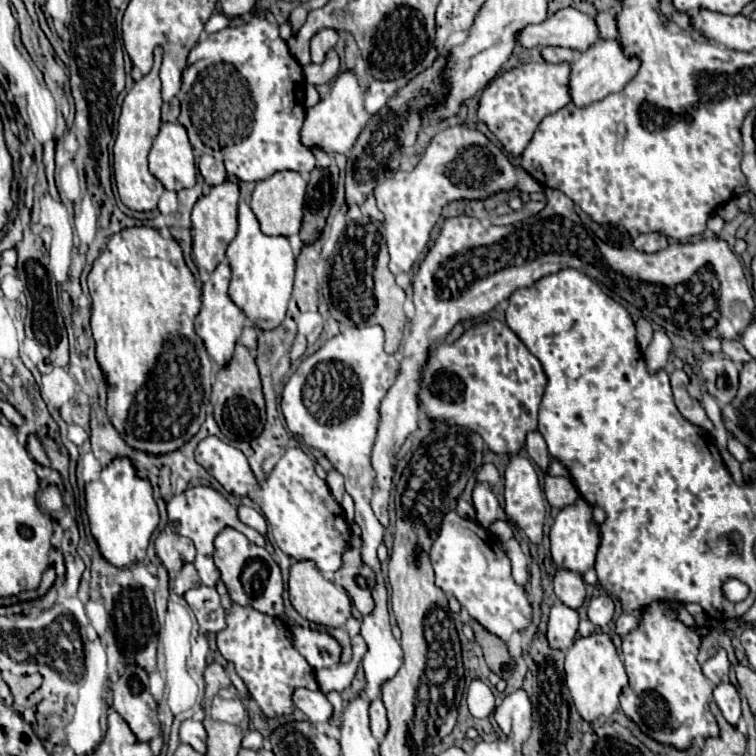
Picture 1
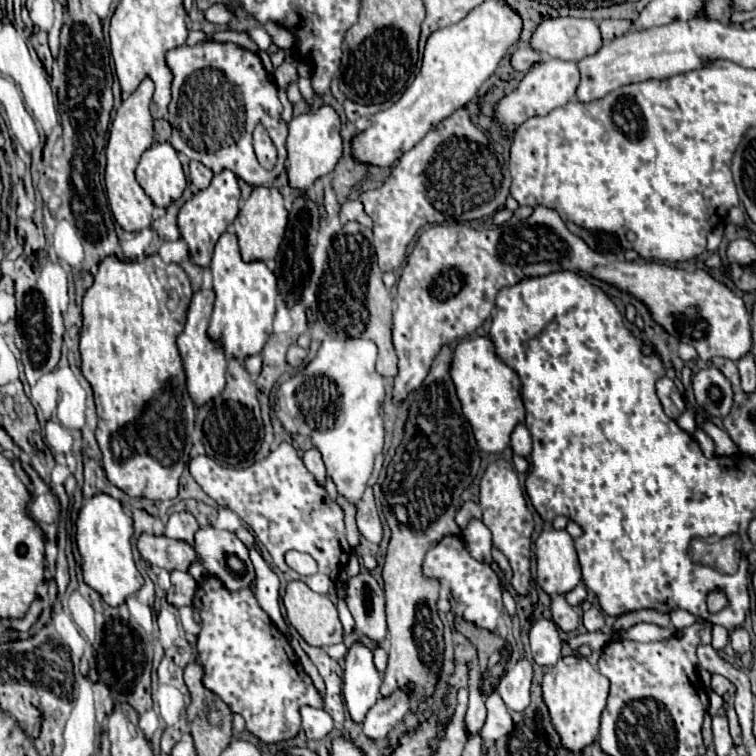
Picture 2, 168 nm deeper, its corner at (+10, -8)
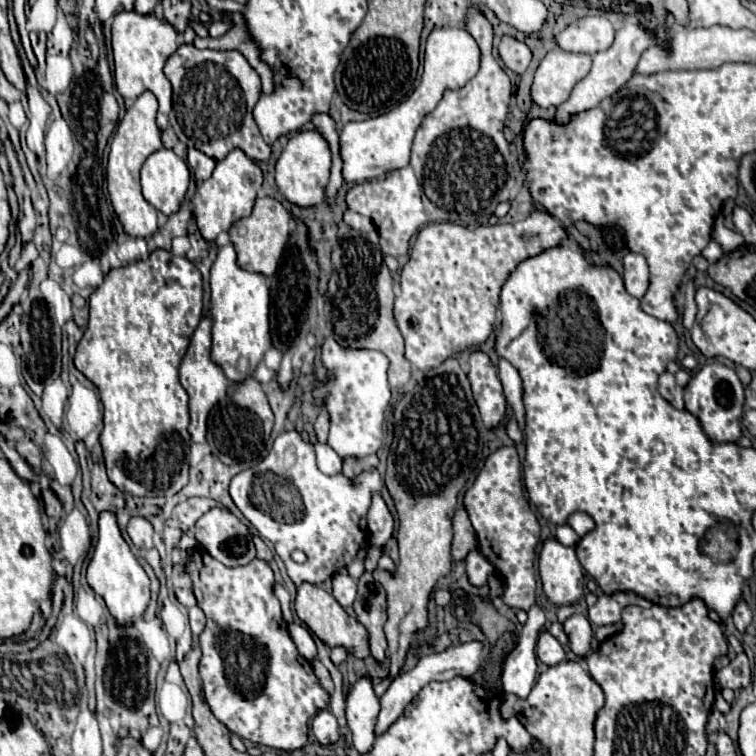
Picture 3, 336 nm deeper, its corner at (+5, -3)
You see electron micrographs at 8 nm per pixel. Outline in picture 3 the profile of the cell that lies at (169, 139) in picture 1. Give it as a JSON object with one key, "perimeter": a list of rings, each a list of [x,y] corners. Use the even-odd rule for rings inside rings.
{"perimeter":[[[157,149],[141,167],[143,197],[165,215],[179,209],[189,181],[189,169],[185,161],[173,153],[173,149]]]}

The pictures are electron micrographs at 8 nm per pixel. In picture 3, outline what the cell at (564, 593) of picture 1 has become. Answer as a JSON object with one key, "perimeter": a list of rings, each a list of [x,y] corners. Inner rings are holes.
{"perimeter":[[[575,613],[575,615],[571,615],[571,617],[563,623],[563,629],[565,629],[565,633],[569,635],[573,653],[577,653],[577,655],[581,655],[581,657],[587,657],[587,655],[591,653],[589,641],[591,641],[591,637],[593,637],[593,631],[591,631],[591,625],[589,625],[587,617],[581,615],[581,613]]]}

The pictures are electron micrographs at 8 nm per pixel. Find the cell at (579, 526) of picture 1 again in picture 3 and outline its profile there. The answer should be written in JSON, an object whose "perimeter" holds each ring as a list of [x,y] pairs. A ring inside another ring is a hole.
{"perimeter":[[[547,539],[539,553],[539,575],[543,591],[555,605],[579,601],[585,589],[583,567],[573,547]]]}

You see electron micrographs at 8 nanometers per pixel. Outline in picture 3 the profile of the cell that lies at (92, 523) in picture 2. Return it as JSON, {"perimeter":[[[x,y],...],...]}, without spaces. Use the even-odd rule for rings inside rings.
{"perimeter":[[[113,511],[99,513],[99,539],[93,551],[93,557],[87,567],[87,581],[97,595],[107,603],[107,609],[119,623],[129,623],[135,617],[141,617],[149,603],[149,577],[131,553],[123,533],[119,529],[117,517]]]}

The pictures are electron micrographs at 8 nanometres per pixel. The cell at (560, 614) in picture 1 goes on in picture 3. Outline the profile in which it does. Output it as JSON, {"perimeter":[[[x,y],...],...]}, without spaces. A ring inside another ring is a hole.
{"perimeter":[[[543,629],[537,641],[537,657],[539,661],[543,661],[545,665],[557,665],[565,659],[565,651],[561,647],[561,643],[547,631]]]}

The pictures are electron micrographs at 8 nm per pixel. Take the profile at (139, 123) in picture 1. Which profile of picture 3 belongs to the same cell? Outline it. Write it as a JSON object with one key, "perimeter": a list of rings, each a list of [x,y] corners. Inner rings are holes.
{"perimeter":[[[143,91],[135,103],[127,109],[123,121],[117,125],[117,131],[111,141],[109,151],[109,163],[107,163],[107,189],[109,199],[113,203],[113,209],[123,223],[123,229],[127,235],[133,237],[151,237],[157,227],[157,209],[143,197],[141,185],[139,185],[139,169],[143,161],[161,147],[161,131],[155,123],[157,115],[157,99],[151,91]]]}

